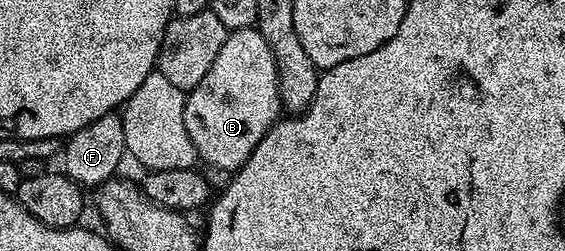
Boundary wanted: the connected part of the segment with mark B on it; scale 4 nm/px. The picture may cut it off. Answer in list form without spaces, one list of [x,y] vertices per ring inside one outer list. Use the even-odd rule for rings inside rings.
[[[256,26],[230,31],[215,65],[185,97],[186,129],[200,162],[228,173],[237,172],[249,160],[282,111],[273,50]]]

